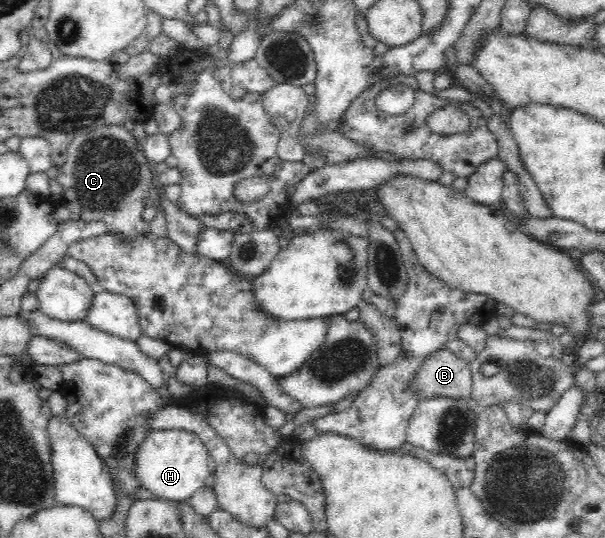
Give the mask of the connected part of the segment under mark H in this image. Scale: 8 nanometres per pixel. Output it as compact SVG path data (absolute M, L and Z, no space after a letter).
M168 428L168 430L150 431L149 435L140 443L135 458L135 473L141 486L150 490L158 499L187 501L193 492L205 485L204 480L212 473L212 468L208 466L209 461L207 446L201 438L198 438L193 432Z

